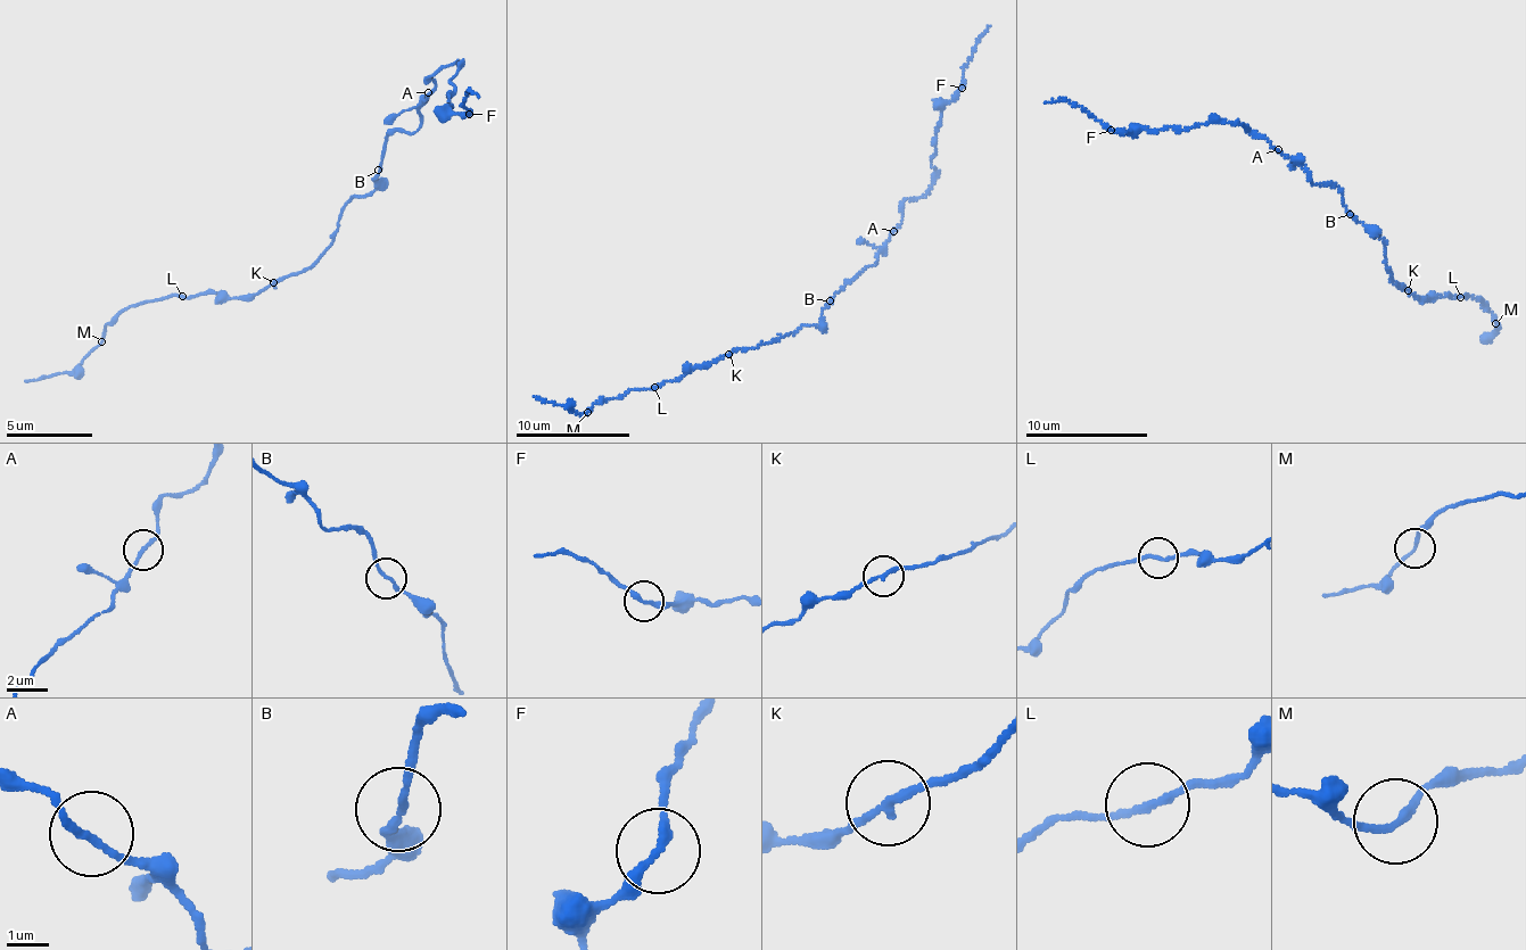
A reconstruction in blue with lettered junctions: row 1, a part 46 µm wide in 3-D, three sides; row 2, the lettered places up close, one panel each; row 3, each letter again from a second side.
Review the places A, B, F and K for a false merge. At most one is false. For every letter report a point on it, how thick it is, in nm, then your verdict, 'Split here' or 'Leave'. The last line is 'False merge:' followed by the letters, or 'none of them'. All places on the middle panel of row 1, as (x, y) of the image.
A: Place: (893, 231). Thickness 170 nm. Leave
B: Place: (830, 300). Thickness 150 nm. Leave
F: Place: (962, 88). Thickness 220 nm. Leave
K: Place: (728, 354). Thickness 170 nm. Leave
False merge: none of them

